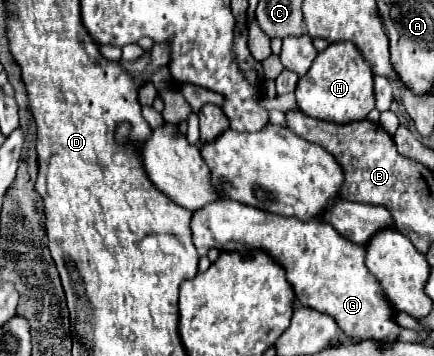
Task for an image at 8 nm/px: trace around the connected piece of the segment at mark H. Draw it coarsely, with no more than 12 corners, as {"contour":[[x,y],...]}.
{"contour":[[334,42],[298,80],[302,112],[334,124],[374,108],[374,72]]}

